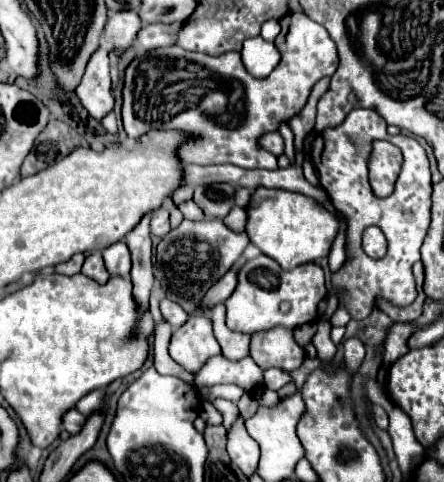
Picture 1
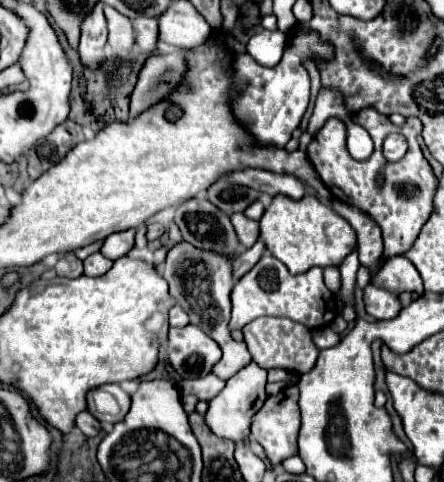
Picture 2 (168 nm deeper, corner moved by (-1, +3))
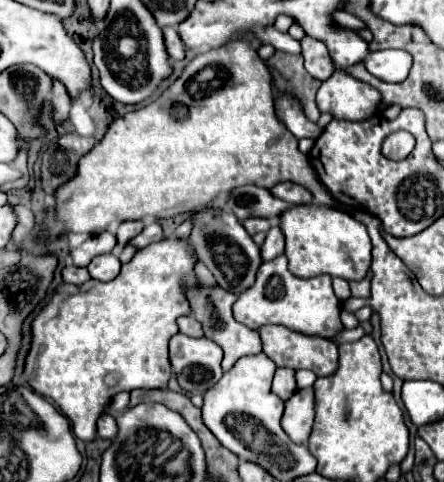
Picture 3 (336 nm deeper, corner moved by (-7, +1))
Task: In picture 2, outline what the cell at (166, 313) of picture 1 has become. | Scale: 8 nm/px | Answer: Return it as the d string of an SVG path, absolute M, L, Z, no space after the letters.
M173 306L171 310L169 310L169 326L179 326L179 328L183 328L185 324L189 324L189 316L185 314L185 310L181 310L181 306Z

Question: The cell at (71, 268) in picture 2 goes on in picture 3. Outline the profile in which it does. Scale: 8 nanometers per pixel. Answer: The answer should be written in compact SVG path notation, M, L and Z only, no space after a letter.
M67 266L65 270L63 270L63 280L65 282L69 282L69 284L83 284L83 282L87 282L91 276L89 276L89 272L87 272L87 268L77 268L77 266Z

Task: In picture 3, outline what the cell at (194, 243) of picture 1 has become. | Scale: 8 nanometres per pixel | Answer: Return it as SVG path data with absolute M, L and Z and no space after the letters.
M199 286L195 288L193 292L189 292L189 300L191 300L191 310L193 310L193 316L203 324L203 332L209 340L213 340L215 344L221 346L223 350L223 370L227 372L241 356L247 356L247 354L259 354L263 350L261 346L261 338L259 338L259 332L257 330L251 330L243 324L239 324L233 314L231 314L231 306L233 302L237 300L235 294L231 292L225 292L223 288L205 288L205 286Z

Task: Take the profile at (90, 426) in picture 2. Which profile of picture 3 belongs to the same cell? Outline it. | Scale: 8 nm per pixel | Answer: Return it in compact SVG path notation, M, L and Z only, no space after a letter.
M103 414L97 422L97 428L99 428L99 436L101 438L115 438L117 436L117 422L111 414Z

